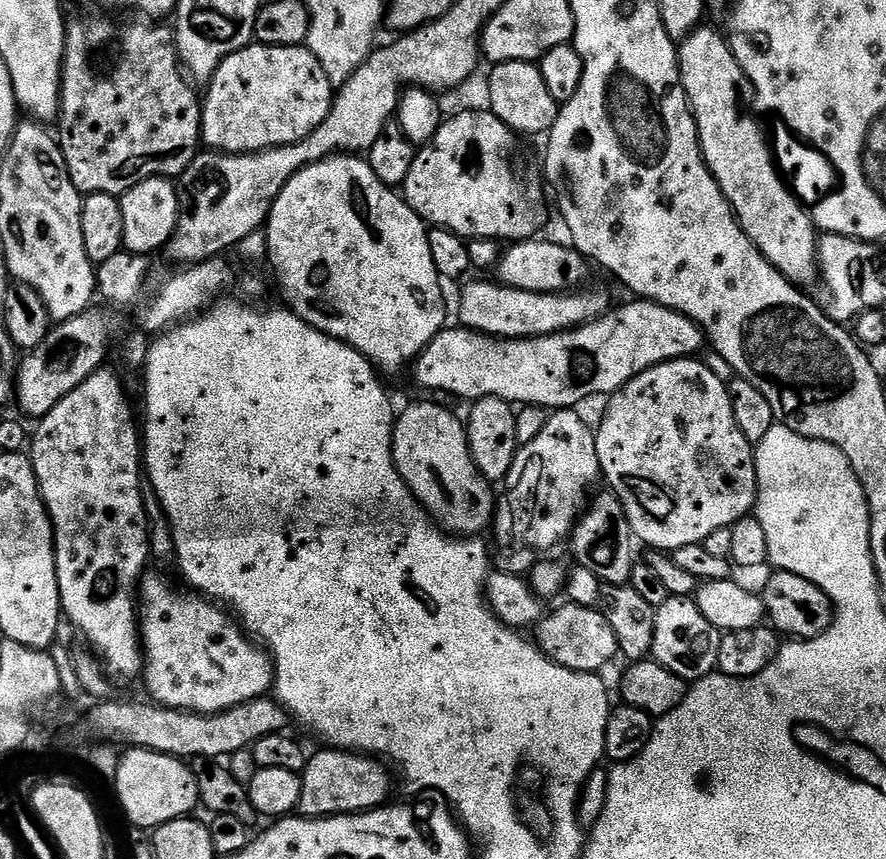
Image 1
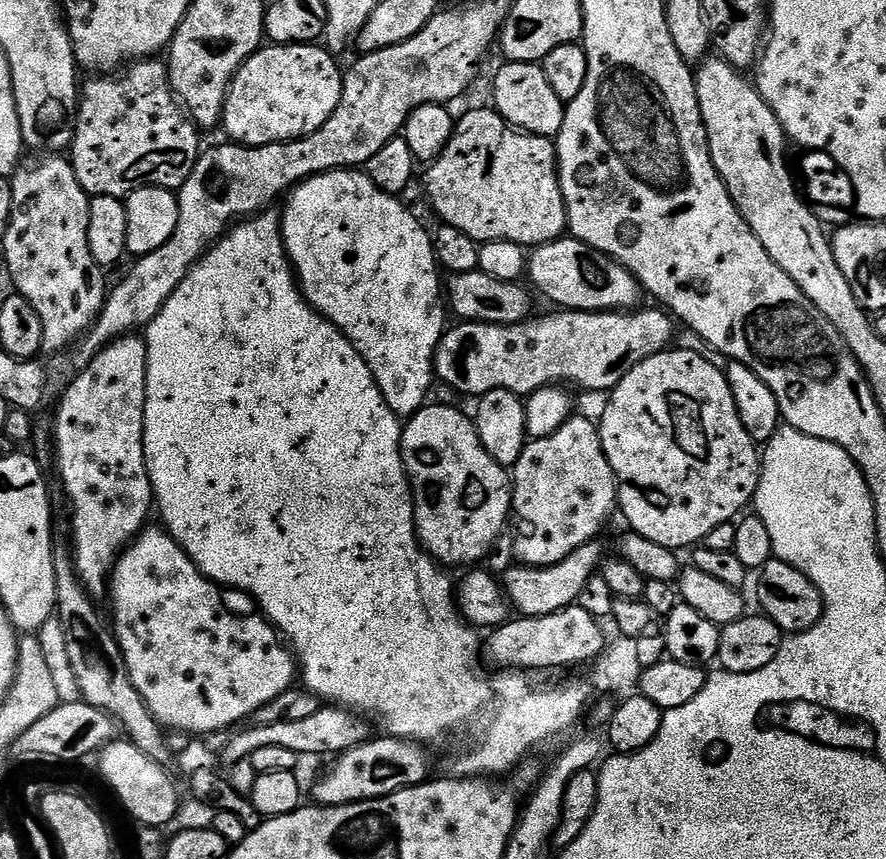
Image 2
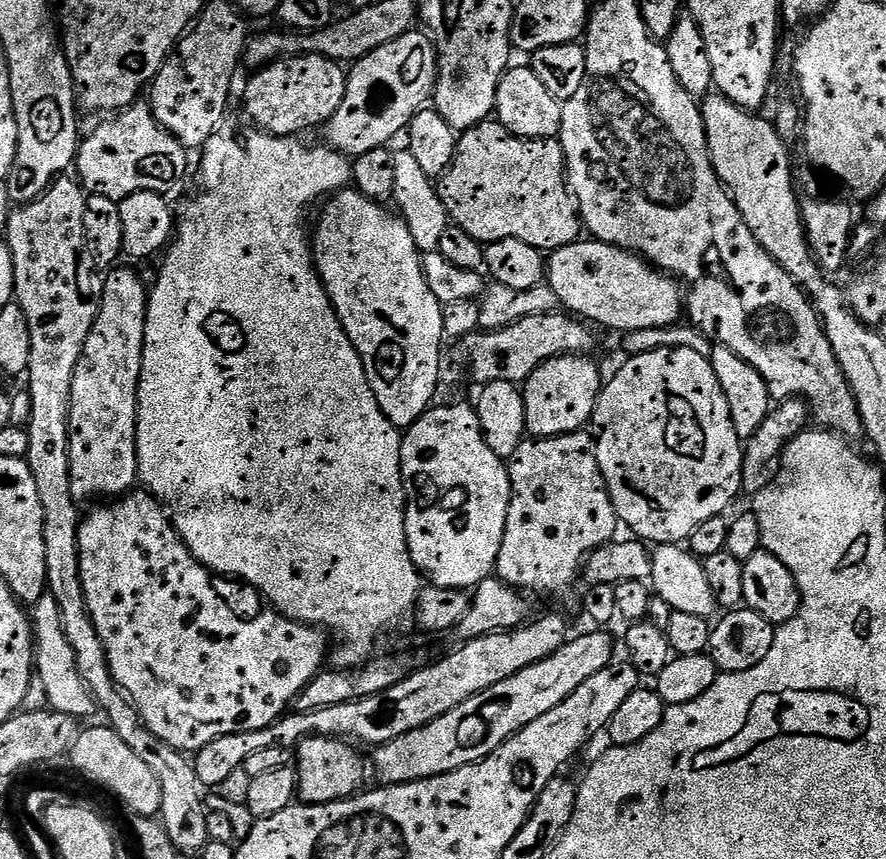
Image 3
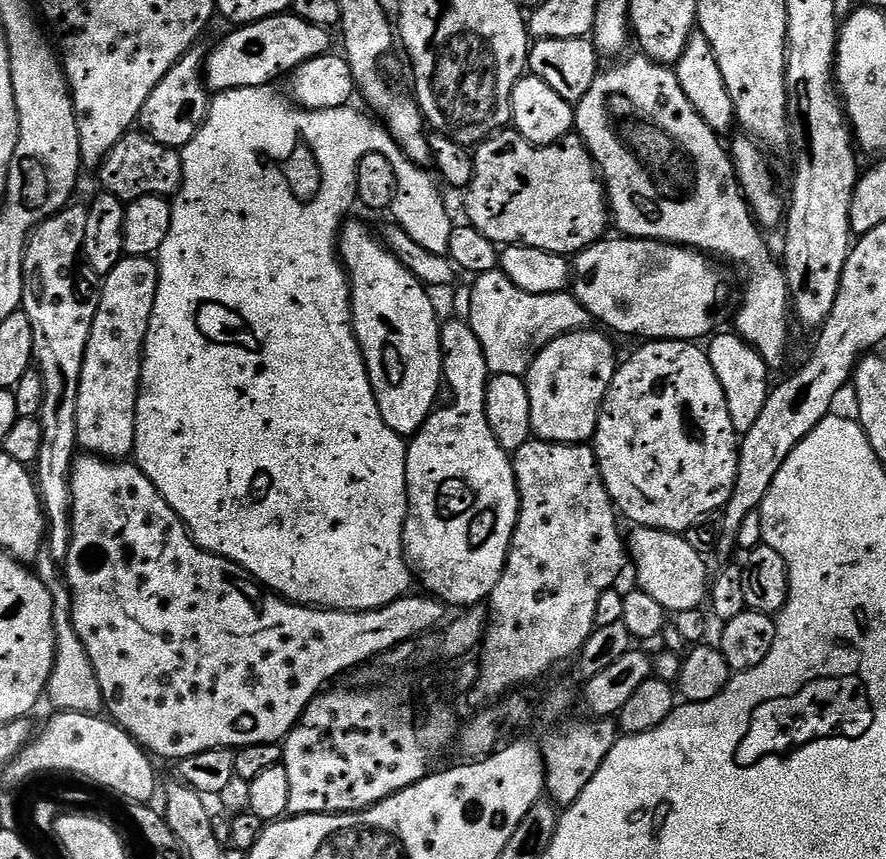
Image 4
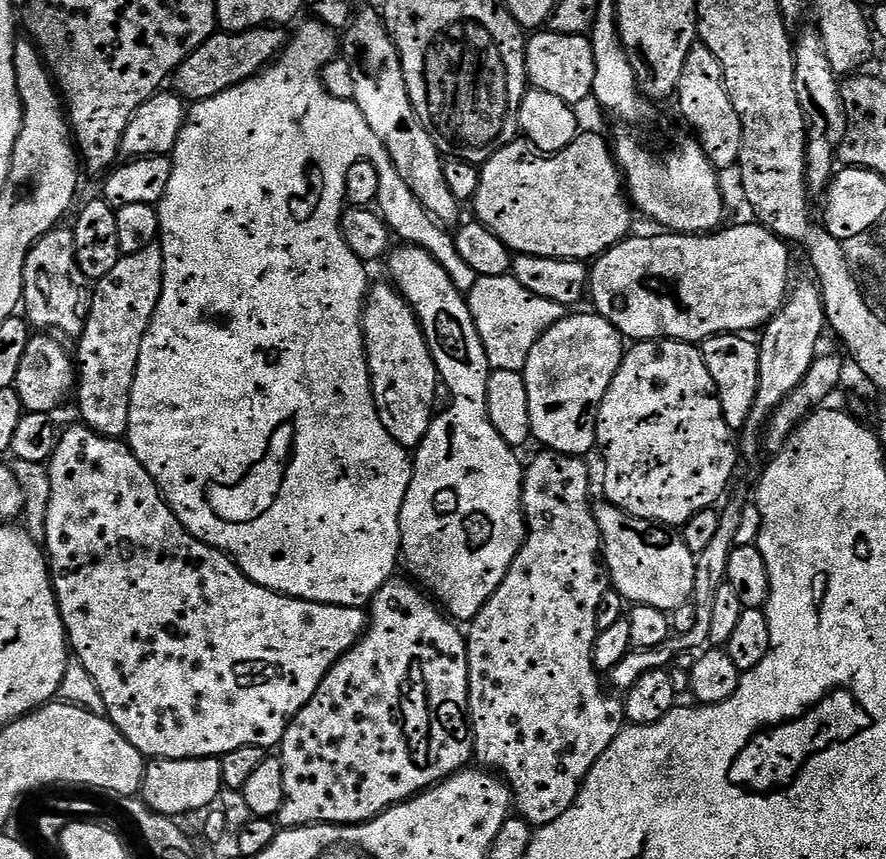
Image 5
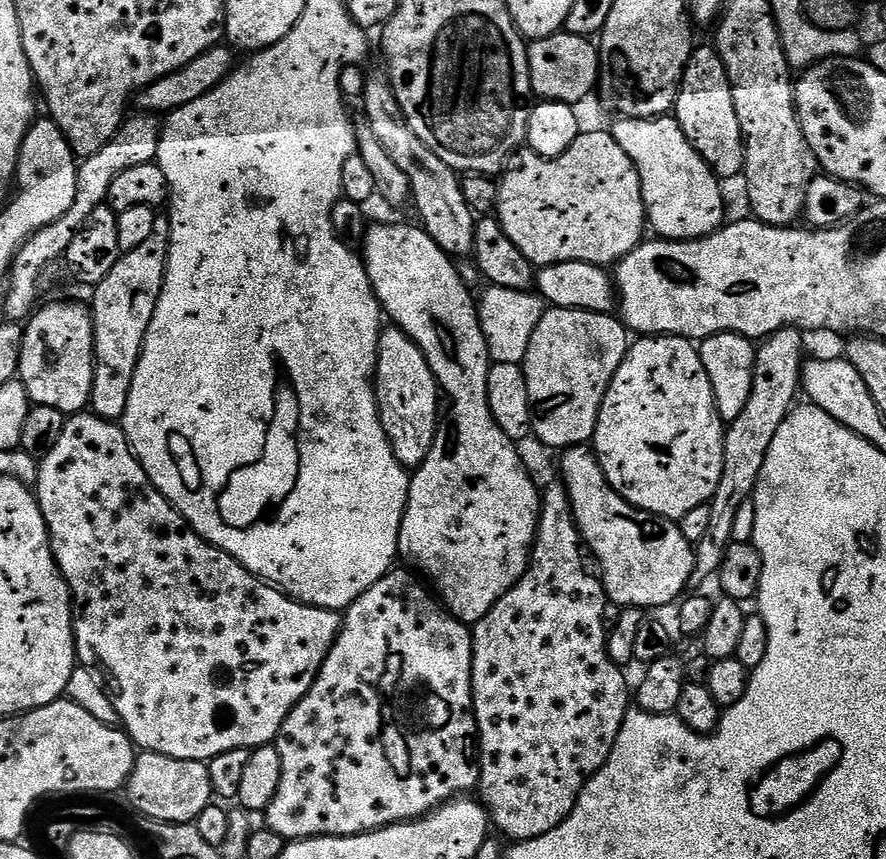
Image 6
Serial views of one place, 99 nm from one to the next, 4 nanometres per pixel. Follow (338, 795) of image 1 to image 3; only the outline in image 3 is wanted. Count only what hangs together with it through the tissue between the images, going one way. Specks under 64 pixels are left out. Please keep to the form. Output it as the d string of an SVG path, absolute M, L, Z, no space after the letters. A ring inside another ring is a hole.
M592 630L585 636L569 639L554 654L518 670L506 682L482 690L474 698L454 706L442 718L434 718L410 734L402 734L390 742L379 745L370 756L370 772L380 779L381 785L409 784L415 780L425 780L458 770L462 766L477 764L485 760L494 750L498 750L511 736L517 736L534 718L542 718L554 706L566 702L586 678L591 678L600 670L613 663L617 641L608 630Z

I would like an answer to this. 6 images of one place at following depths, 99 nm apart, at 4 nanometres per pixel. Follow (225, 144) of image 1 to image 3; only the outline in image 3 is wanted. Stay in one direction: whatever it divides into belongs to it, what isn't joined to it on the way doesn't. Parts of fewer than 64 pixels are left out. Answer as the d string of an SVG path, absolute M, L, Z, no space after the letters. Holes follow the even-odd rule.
M311 54L273 60L251 75L244 88L244 108L255 127L274 136L299 137L307 128L327 125L338 106L342 106L348 89L345 69L337 61Z

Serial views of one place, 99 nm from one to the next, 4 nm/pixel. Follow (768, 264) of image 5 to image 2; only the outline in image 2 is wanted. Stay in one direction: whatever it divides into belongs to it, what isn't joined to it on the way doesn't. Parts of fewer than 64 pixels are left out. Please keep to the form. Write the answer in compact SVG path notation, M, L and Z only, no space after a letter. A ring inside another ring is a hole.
M561 238L533 247L526 260L526 276L532 279L531 287L549 296L560 310L618 312L635 309L641 303L640 283L618 261L575 238Z

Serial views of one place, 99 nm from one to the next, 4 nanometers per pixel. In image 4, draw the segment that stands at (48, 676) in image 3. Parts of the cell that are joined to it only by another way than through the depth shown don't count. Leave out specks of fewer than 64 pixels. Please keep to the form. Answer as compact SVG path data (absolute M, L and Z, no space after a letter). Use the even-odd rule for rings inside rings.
M63 583L52 584L52 625L56 628L56 661L48 679L46 700L53 704L56 712L77 712L78 714L101 715L105 711L102 698L102 686L98 686L98 674L94 674L94 666L72 629L72 598Z

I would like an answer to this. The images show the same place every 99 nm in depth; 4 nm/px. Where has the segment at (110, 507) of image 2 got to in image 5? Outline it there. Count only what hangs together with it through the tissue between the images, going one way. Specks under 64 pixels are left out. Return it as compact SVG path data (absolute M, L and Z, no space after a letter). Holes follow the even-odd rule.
M159 243L138 250L138 254L121 255L118 266L95 285L88 324L78 340L78 396L80 392L79 419L99 436L124 438L128 435L138 354L163 285L164 255Z

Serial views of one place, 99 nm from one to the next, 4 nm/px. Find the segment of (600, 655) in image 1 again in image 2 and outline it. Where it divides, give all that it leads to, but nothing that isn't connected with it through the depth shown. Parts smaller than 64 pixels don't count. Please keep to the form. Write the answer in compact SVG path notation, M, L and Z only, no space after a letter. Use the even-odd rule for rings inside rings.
M575 603L554 614L509 618L506 623L487 633L482 644L482 656L496 670L532 670L528 668L572 668L595 660L605 645L599 619L586 614Z

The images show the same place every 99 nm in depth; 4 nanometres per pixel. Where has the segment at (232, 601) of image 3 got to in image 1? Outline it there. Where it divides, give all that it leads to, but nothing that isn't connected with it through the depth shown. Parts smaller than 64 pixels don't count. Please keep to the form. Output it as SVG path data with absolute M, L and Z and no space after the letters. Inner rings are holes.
M151 572L141 579L138 589L140 643L144 653L142 685L152 695L149 697L166 708L211 714L225 712L227 708L242 702L269 695L274 688L274 665L267 651L251 635L246 634L243 627L219 603L192 590L183 592L166 577Z

